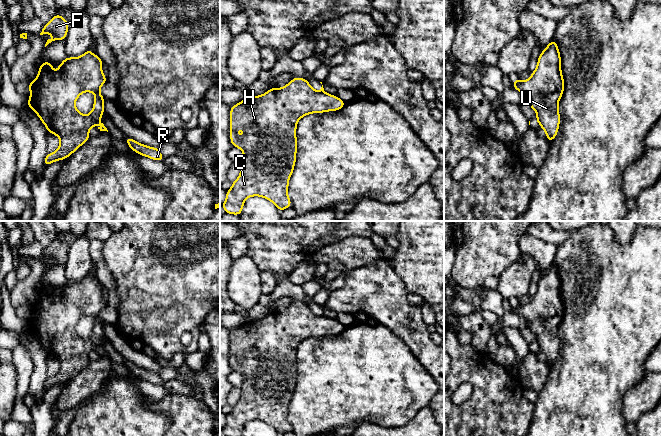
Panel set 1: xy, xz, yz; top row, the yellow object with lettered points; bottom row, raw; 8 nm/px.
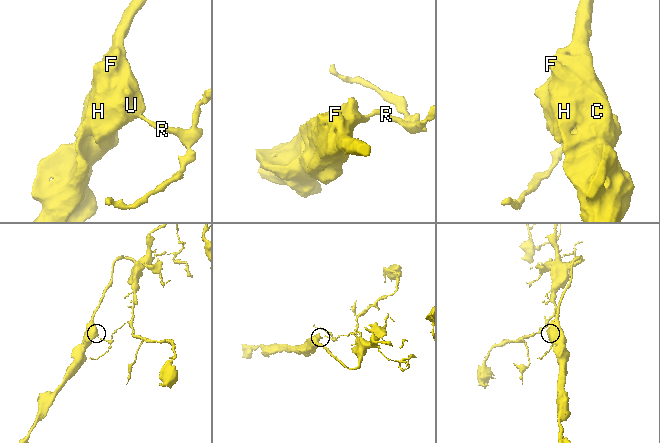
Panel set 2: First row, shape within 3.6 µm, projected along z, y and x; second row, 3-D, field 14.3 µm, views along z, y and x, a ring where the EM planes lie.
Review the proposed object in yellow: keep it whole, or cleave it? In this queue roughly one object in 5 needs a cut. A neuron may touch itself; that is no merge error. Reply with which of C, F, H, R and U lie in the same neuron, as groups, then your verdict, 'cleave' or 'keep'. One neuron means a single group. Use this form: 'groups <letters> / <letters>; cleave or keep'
groups C F H U / R; cleave

